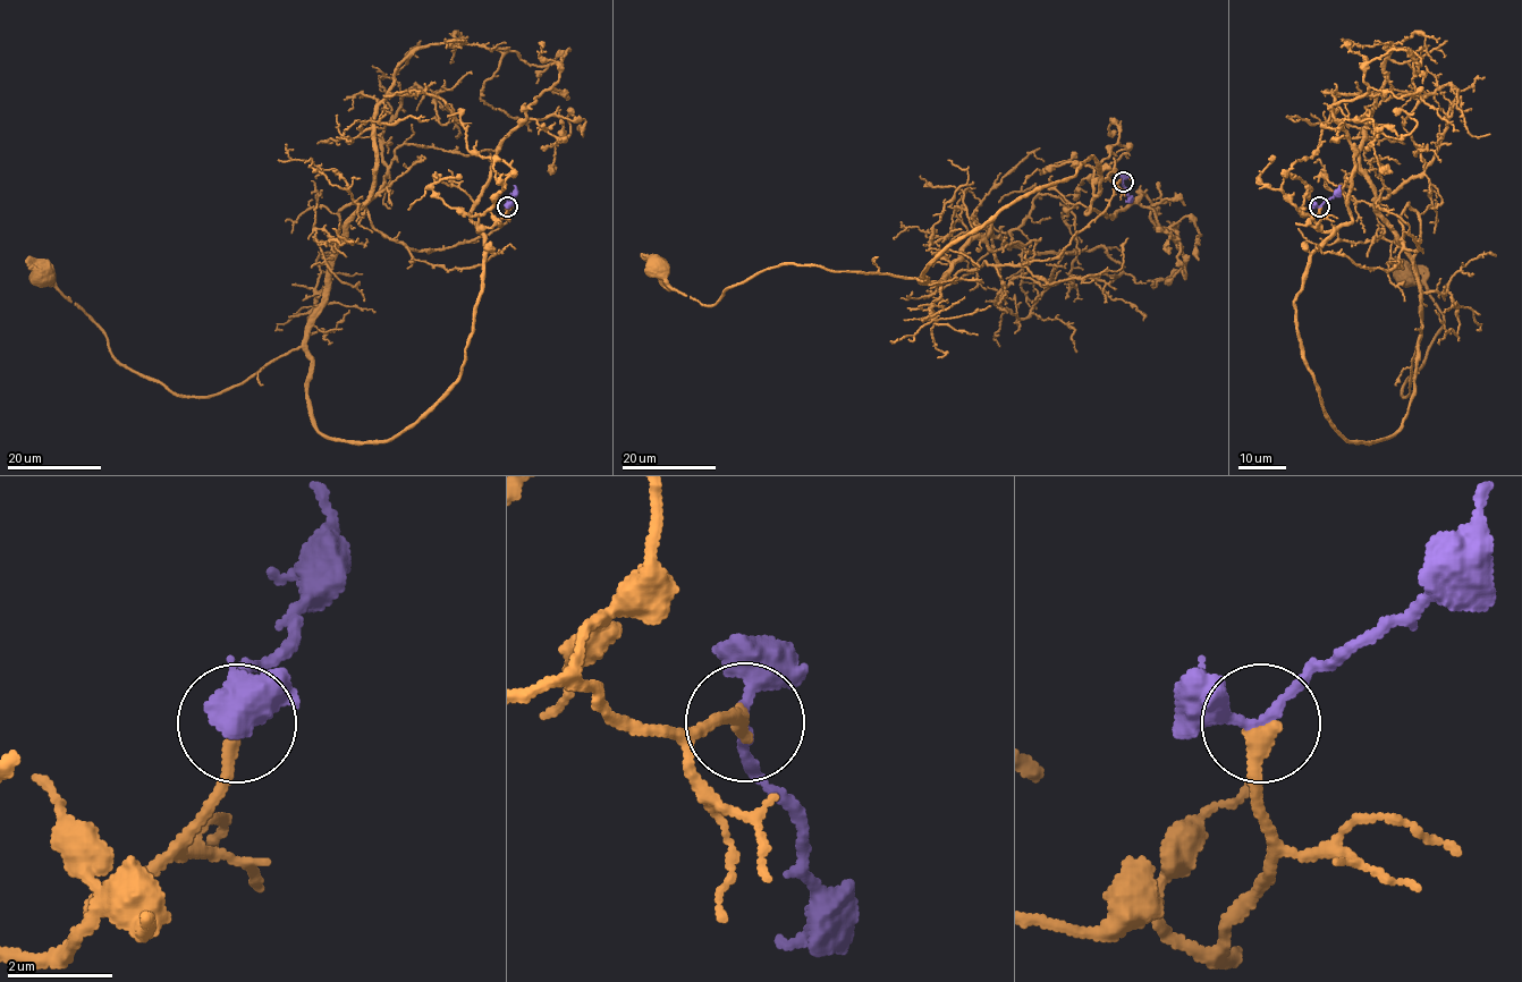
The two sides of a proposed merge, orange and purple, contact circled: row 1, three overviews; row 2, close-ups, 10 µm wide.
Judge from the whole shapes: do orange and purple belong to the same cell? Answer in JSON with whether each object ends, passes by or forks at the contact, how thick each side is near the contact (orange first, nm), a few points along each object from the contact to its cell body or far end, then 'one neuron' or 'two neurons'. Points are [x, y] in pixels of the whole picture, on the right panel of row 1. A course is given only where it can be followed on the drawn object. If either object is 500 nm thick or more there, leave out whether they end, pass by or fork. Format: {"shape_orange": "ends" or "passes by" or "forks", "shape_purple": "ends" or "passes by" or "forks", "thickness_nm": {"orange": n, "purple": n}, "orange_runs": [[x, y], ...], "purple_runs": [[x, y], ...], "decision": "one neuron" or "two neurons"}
{"shape_orange": "ends", "shape_purple": "passes by", "thickness_nm": {"orange": 320, "purple": 220}, "orange_runs": [[1319, 206], [1334, 233], [1296, 331], [1347, 440], [1400, 429], [1412, 358], [1404, 397], [1443, 326], [1405, 274]], "purple_runs": [[1319, 206], [1341, 185]], "decision": "one neuron"}

